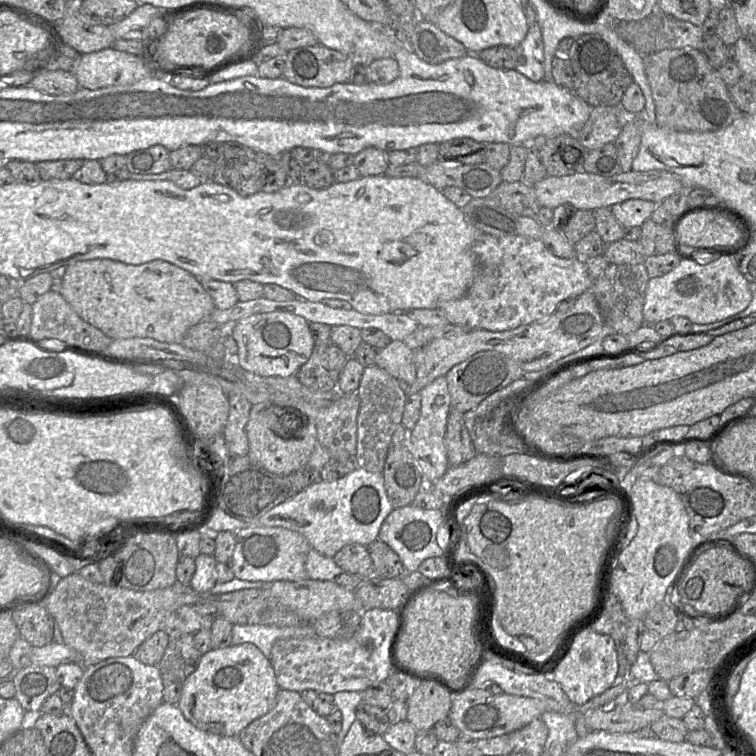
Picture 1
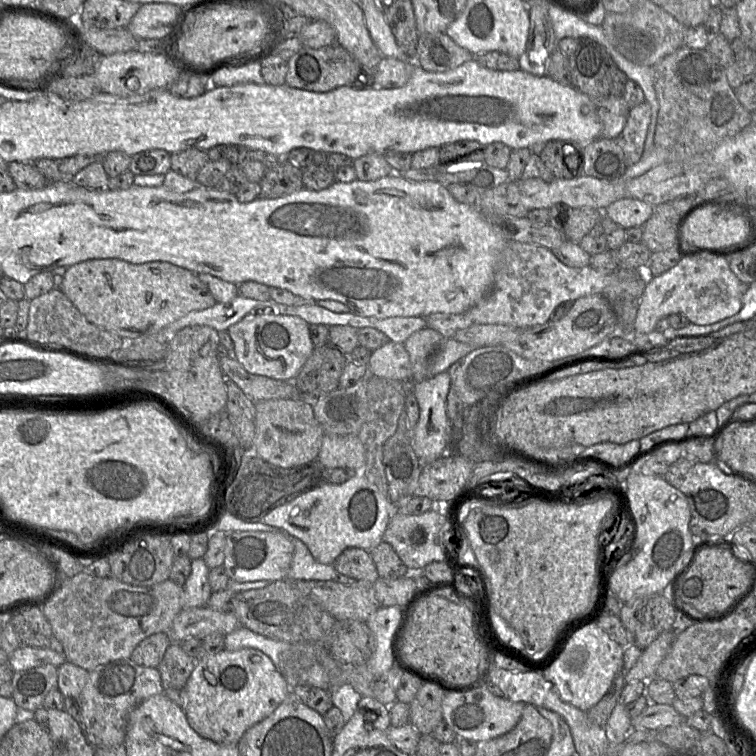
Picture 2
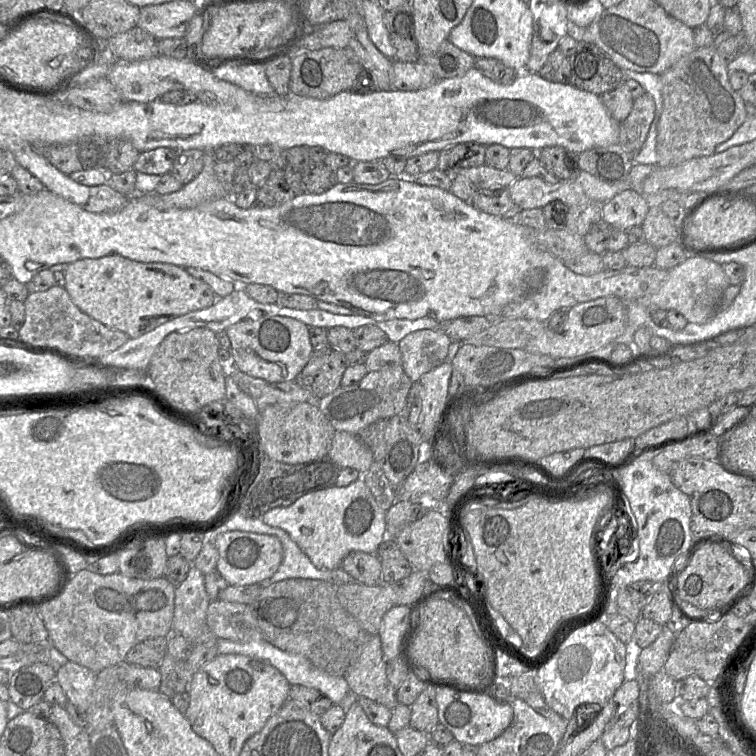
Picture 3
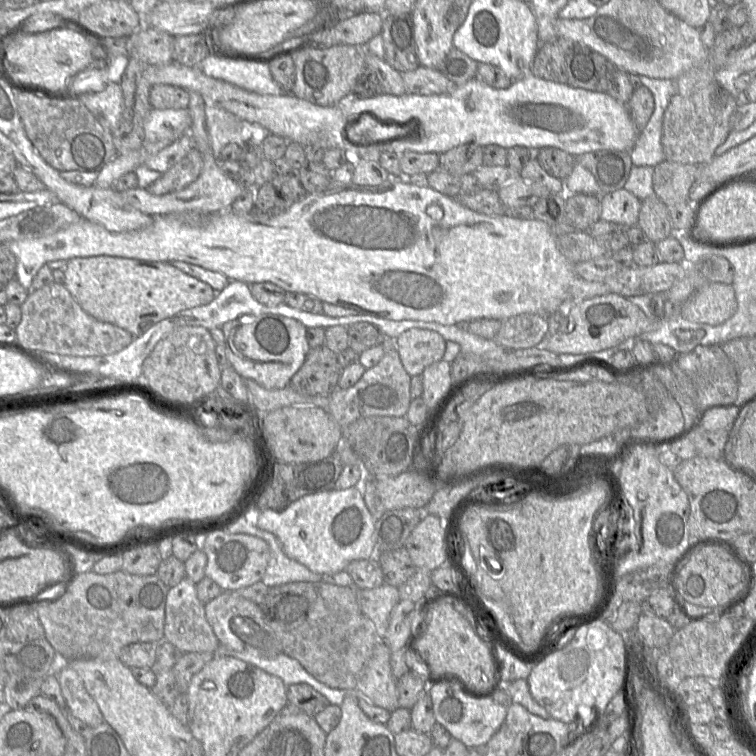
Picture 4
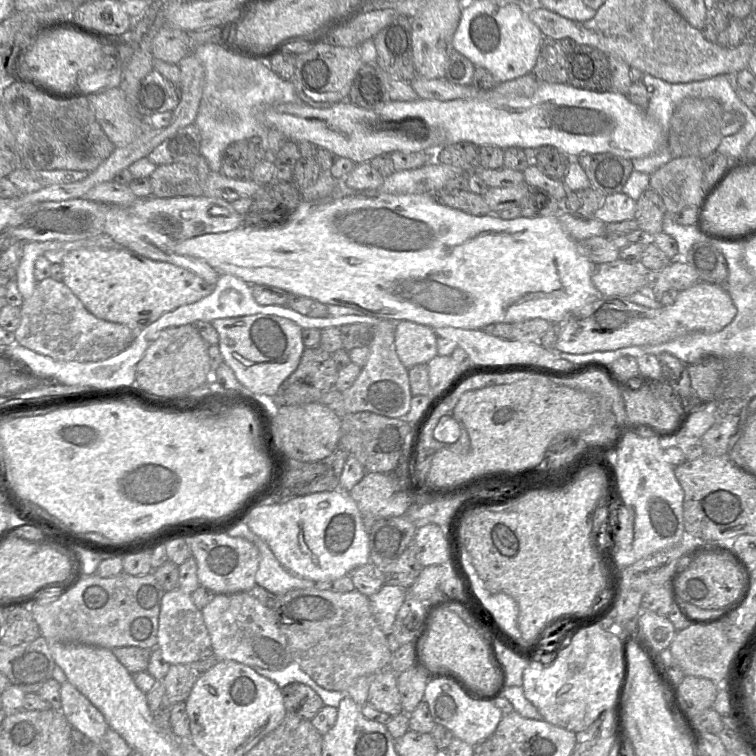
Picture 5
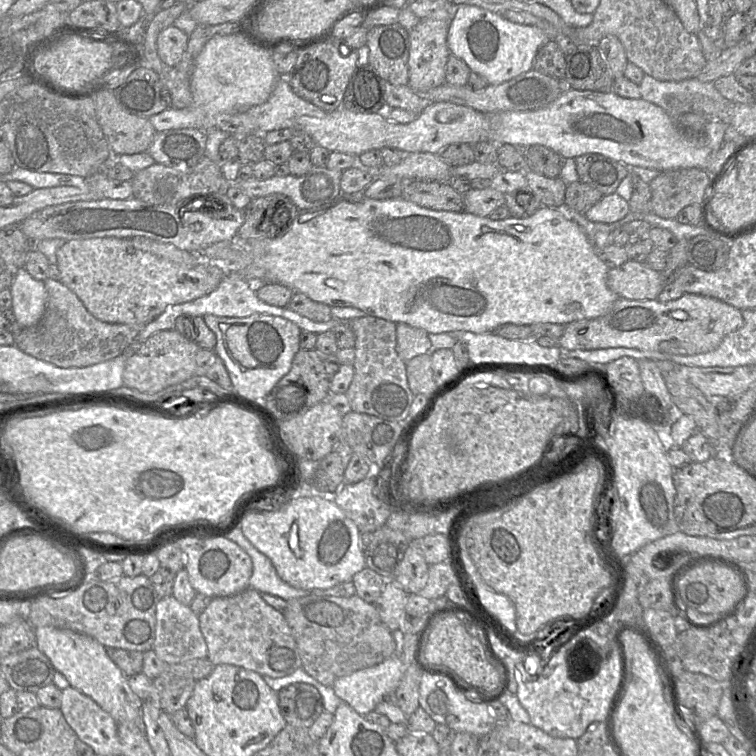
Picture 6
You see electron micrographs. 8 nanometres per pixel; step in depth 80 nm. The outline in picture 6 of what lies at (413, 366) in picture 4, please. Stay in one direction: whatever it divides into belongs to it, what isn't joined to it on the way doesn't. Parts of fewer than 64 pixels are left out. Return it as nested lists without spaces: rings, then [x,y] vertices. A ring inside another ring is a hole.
[[[403,322],[396,323],[396,339],[396,351],[405,362],[418,355],[426,354],[431,349],[427,331]]]

